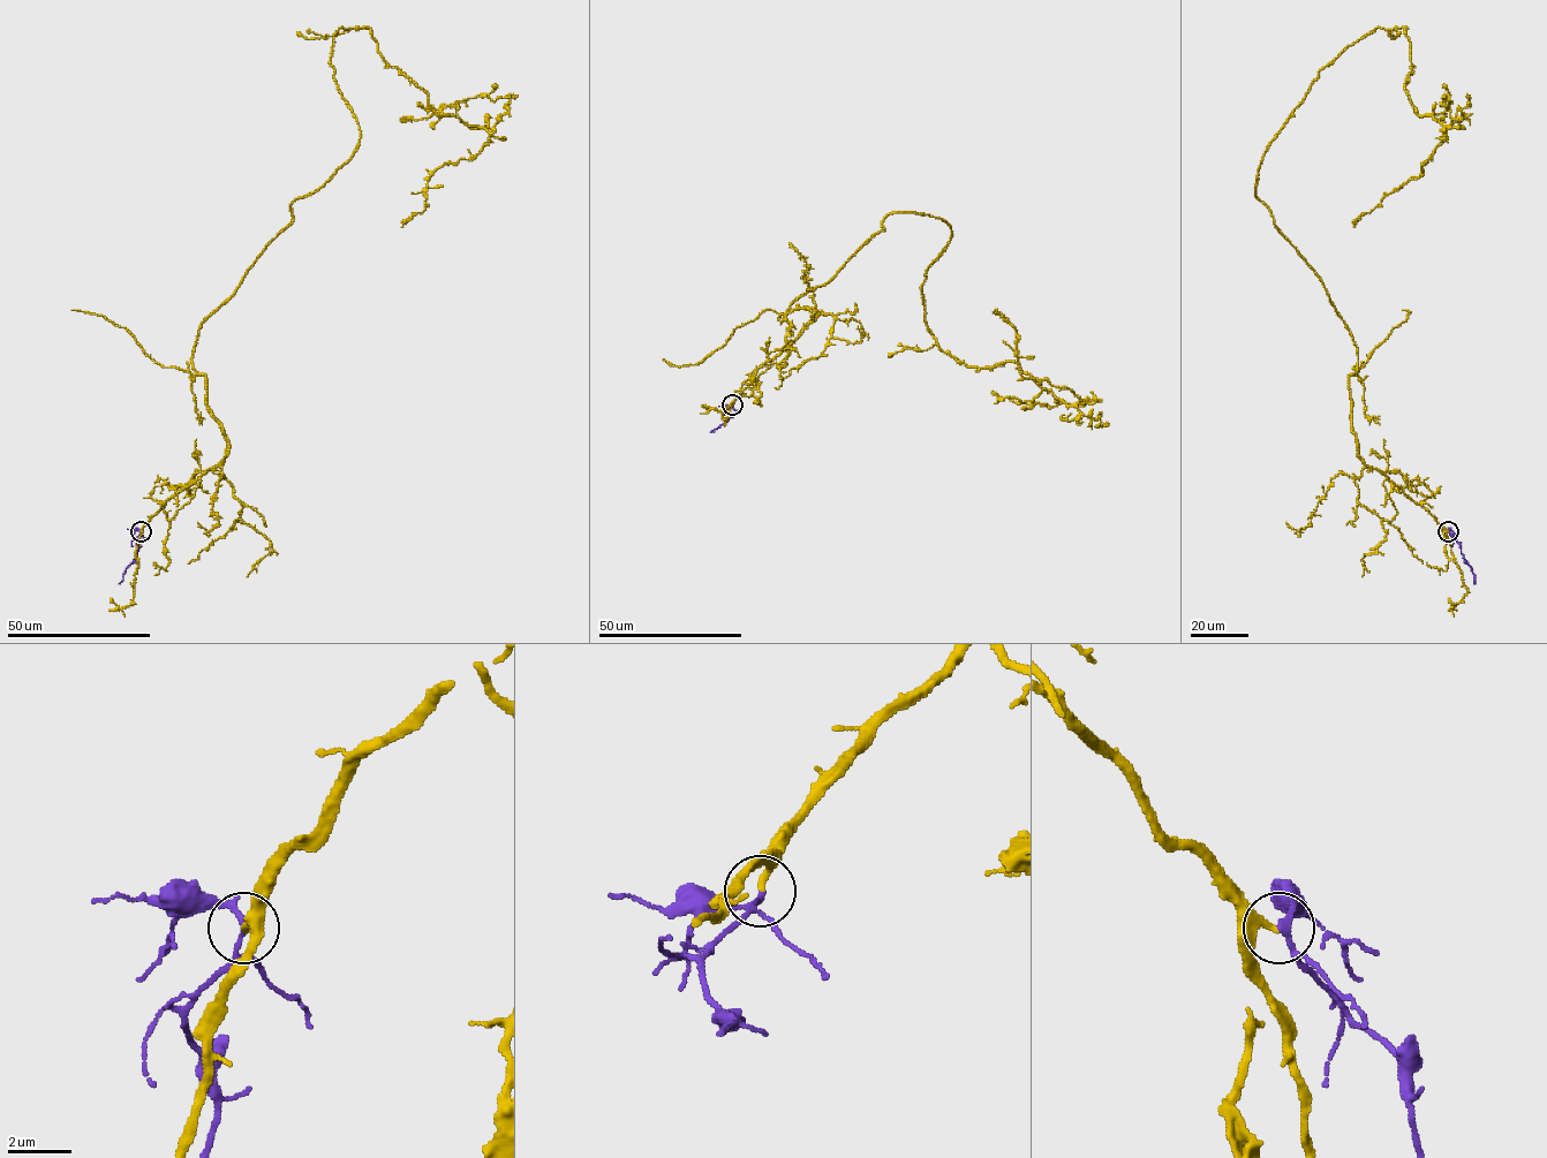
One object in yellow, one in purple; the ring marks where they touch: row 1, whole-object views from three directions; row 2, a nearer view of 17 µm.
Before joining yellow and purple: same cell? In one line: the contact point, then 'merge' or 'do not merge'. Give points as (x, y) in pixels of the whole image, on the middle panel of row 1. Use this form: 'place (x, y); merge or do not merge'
place (732, 405); merge

